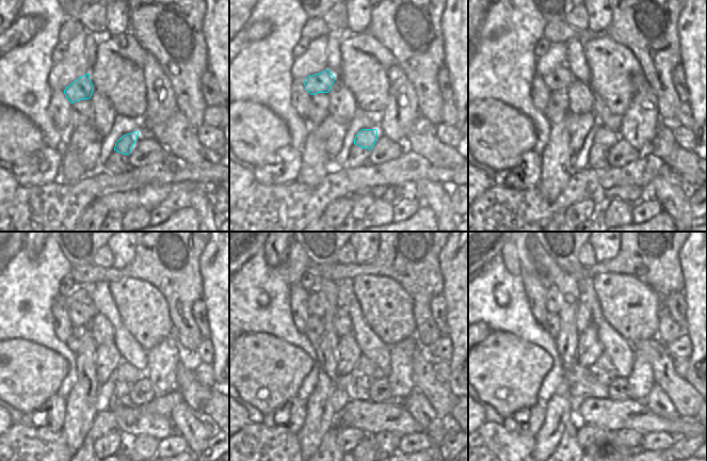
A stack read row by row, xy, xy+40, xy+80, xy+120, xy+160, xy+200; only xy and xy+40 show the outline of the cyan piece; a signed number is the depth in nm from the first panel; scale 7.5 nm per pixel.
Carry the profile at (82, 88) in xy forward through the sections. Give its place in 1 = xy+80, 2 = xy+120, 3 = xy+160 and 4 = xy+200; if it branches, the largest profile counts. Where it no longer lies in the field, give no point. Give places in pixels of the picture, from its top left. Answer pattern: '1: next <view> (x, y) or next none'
1: next xy+80 (560, 79)
2: next xy+120 (83, 316)
3: next xy+160 (320, 313)
4: next xy+200 (558, 305)

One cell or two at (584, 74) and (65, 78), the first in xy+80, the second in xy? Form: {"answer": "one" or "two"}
{"answer": "two"}

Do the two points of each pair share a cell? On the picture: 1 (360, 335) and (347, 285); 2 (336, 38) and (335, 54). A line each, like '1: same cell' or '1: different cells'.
1: same cell
2: same cell

